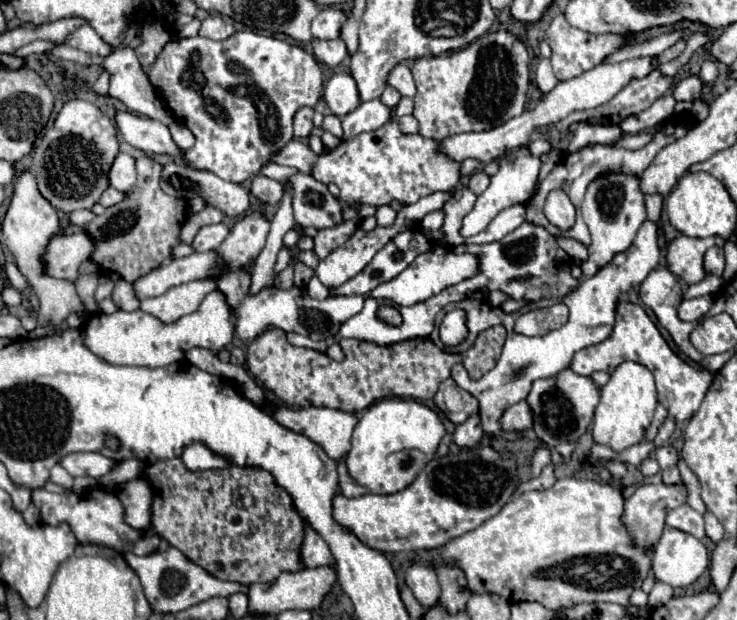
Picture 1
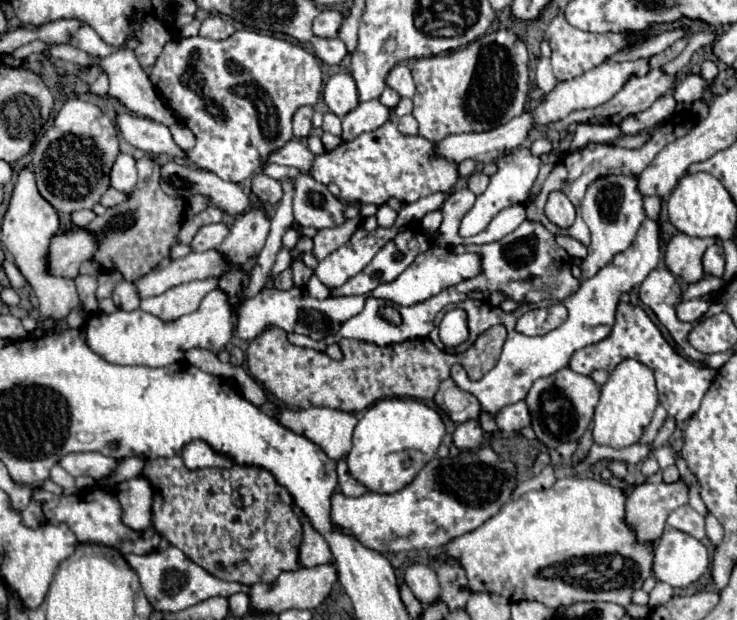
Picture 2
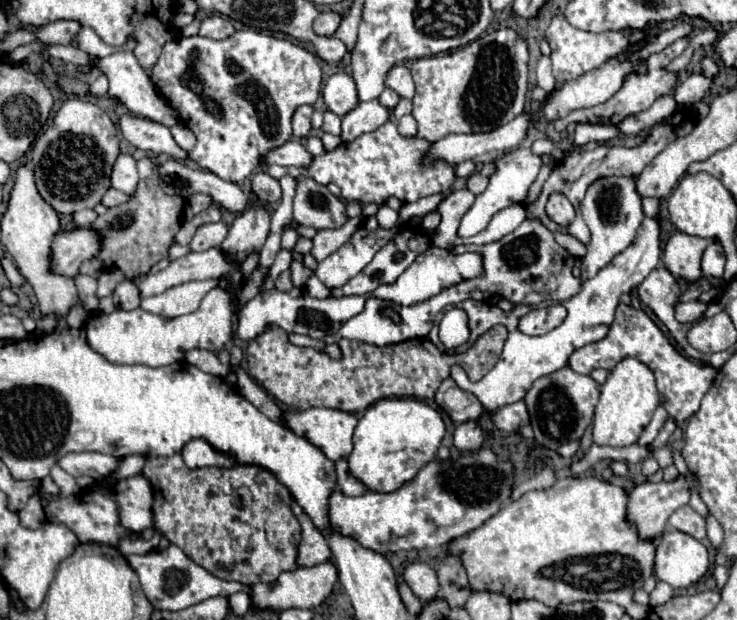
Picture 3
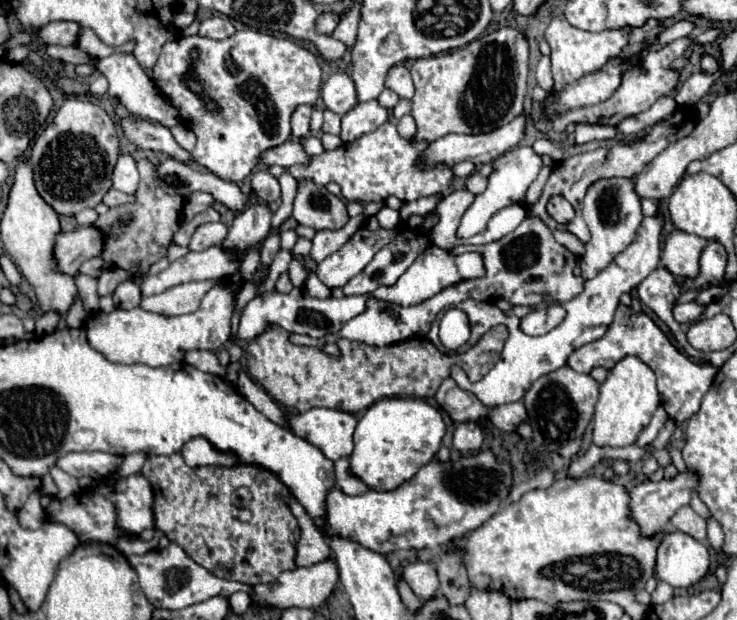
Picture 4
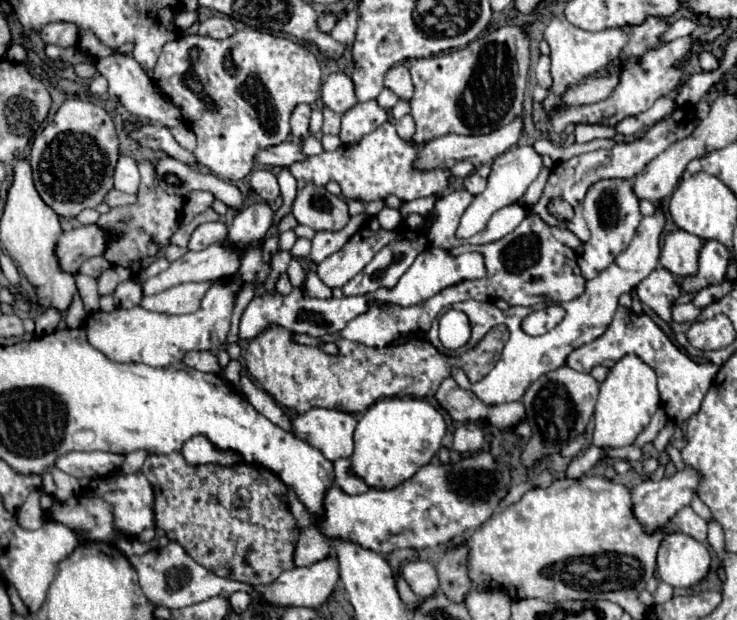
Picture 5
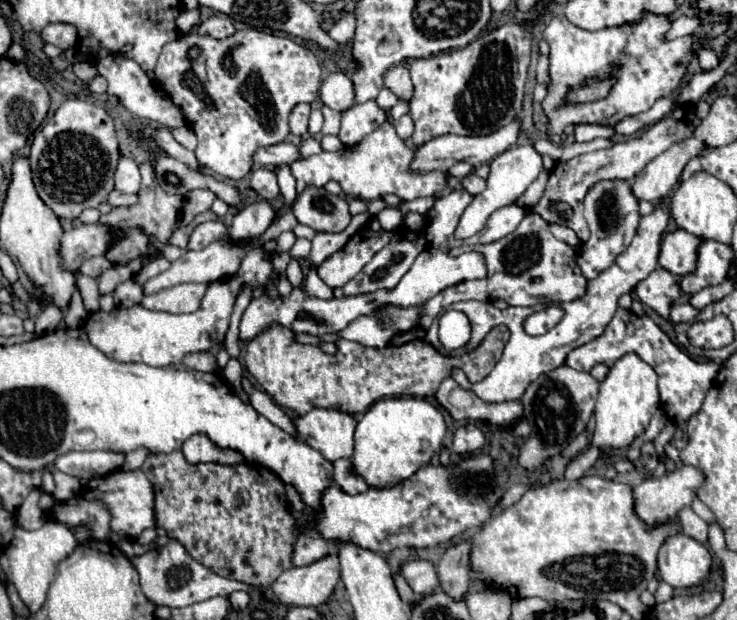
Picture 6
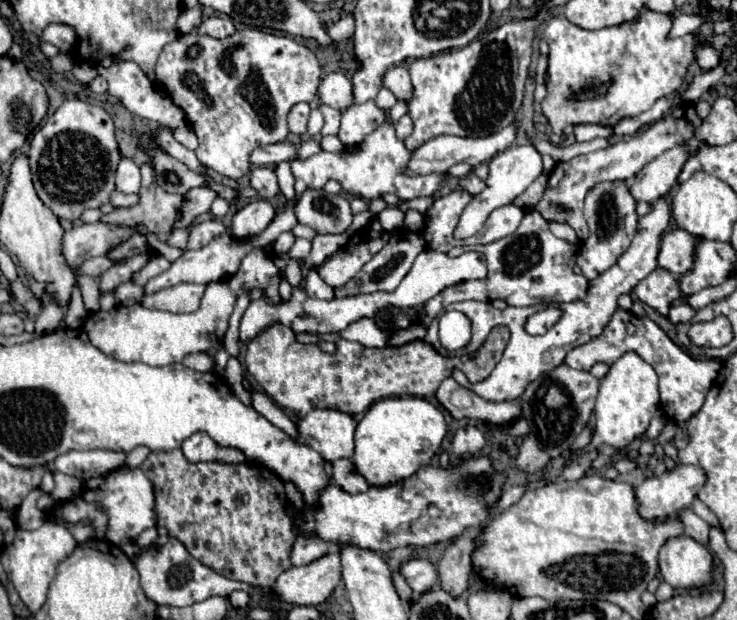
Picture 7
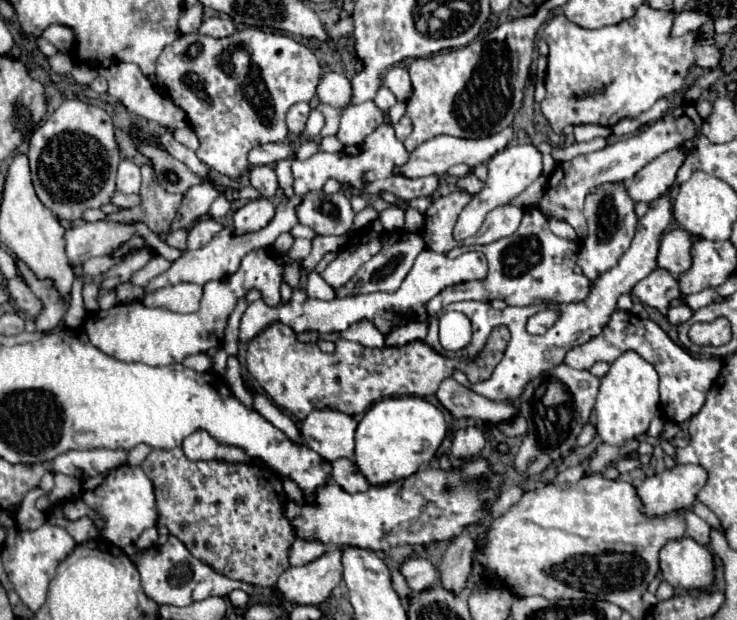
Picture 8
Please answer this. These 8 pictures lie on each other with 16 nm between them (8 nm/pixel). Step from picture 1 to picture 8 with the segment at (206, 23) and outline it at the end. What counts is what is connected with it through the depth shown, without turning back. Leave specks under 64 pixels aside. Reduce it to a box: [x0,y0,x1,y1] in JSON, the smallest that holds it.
[198,16,236,38]

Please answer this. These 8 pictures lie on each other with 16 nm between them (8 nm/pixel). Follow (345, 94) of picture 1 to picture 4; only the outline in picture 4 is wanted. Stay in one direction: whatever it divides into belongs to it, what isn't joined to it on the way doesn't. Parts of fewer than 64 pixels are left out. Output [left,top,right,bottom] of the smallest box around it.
[322,74,358,116]

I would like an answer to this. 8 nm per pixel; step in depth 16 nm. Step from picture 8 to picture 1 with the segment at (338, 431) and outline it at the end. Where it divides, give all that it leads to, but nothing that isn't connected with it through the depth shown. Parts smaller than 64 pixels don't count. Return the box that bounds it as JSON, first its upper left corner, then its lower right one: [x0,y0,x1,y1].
[272,406,356,460]

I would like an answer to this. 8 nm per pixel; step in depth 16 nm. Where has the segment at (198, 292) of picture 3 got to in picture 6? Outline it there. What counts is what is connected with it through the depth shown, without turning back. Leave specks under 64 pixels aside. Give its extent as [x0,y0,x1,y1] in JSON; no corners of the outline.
[140,284,208,314]

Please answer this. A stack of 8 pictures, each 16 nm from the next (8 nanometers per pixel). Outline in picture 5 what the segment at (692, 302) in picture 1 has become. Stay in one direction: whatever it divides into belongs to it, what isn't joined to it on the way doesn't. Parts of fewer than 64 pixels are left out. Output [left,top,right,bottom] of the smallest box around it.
[672,302,702,322]

